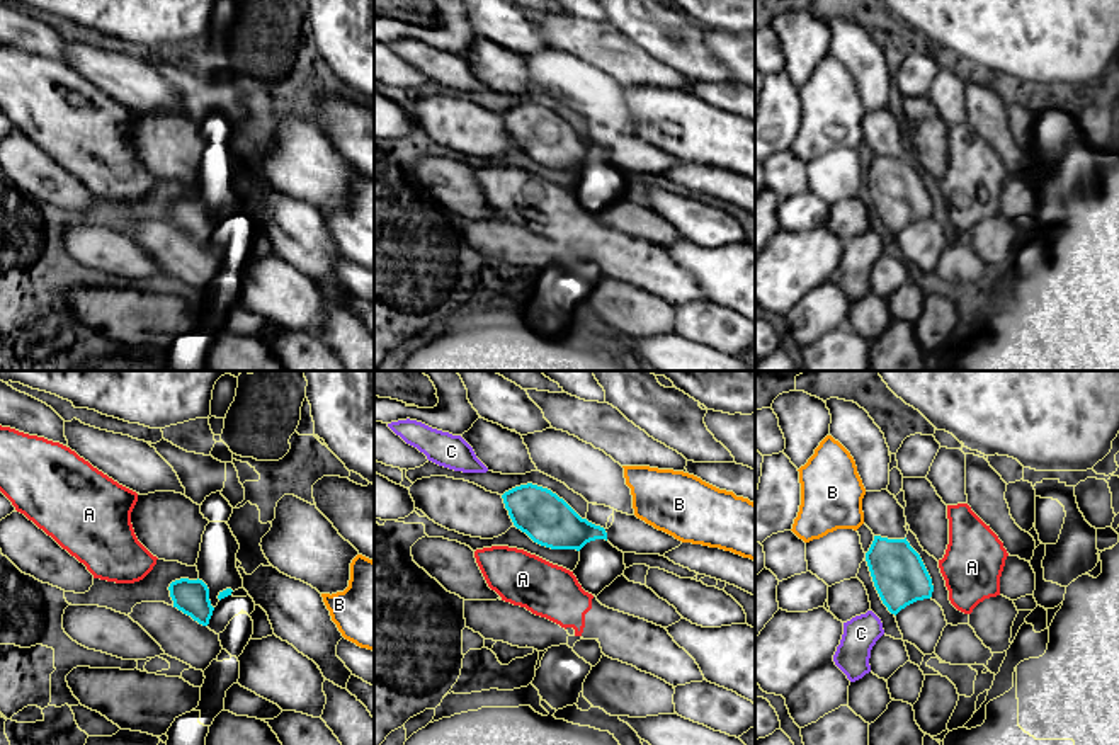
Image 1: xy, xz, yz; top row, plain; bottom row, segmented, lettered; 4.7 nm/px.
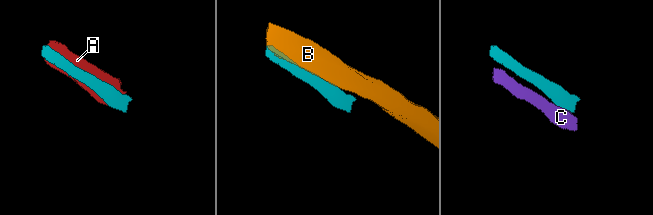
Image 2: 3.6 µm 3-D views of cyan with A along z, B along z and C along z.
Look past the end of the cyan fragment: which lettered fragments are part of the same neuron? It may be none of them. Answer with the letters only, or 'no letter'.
no letter

